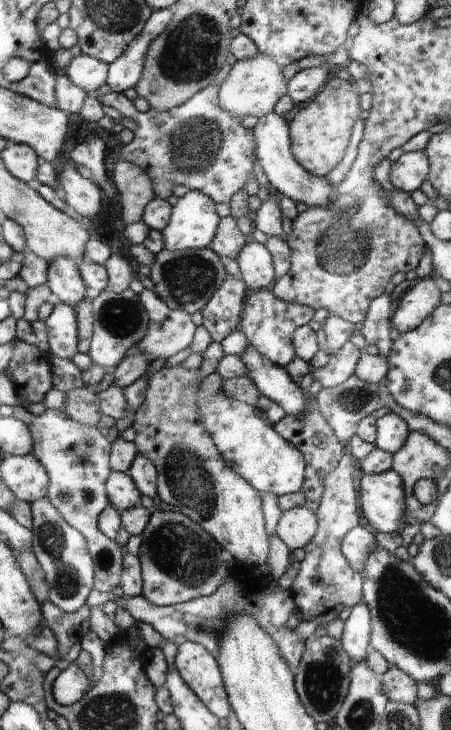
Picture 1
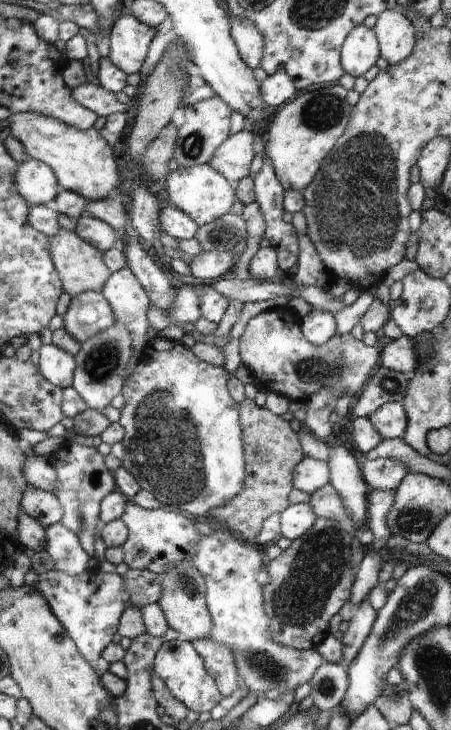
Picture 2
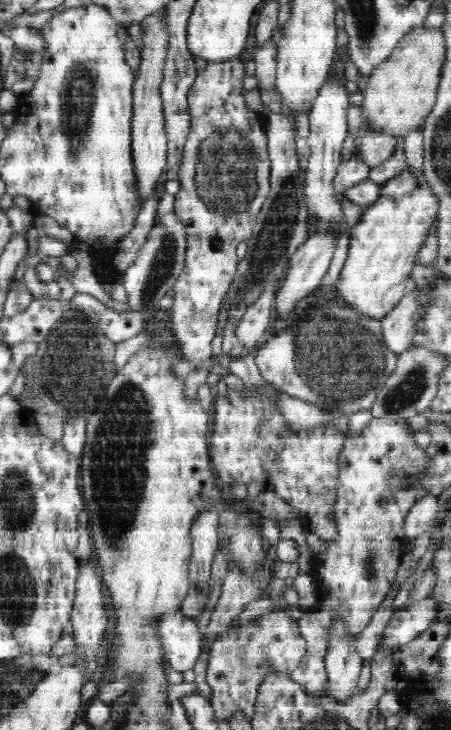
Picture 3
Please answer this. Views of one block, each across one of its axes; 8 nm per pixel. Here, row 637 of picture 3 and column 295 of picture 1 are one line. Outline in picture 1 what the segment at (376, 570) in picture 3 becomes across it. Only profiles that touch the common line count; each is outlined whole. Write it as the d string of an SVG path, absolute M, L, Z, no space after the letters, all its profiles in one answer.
M258 289L251 295L248 295L246 302L244 302L239 329L249 340L249 346L252 346L256 352L266 356L274 364L285 367L296 357L294 345L295 331L302 325L310 323L314 311L313 308L306 305L284 302L271 290Z

